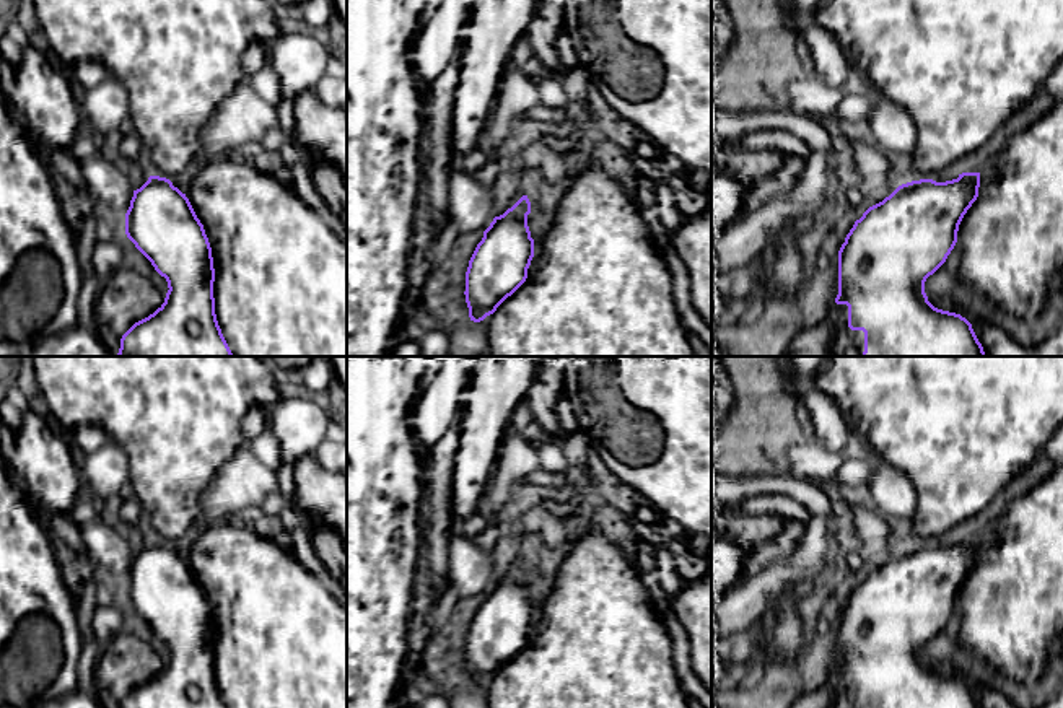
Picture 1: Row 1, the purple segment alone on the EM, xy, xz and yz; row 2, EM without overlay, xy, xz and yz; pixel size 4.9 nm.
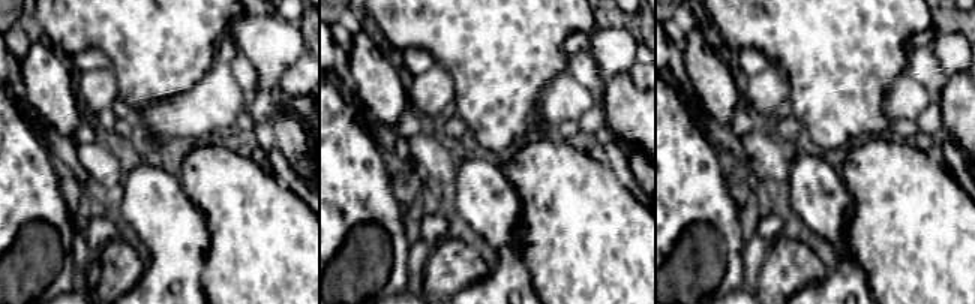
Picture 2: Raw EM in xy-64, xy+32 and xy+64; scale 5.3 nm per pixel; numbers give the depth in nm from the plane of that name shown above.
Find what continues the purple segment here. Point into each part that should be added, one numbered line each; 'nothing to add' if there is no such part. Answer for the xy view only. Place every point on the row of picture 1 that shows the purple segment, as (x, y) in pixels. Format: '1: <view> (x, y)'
nothing to add

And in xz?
nothing to add

